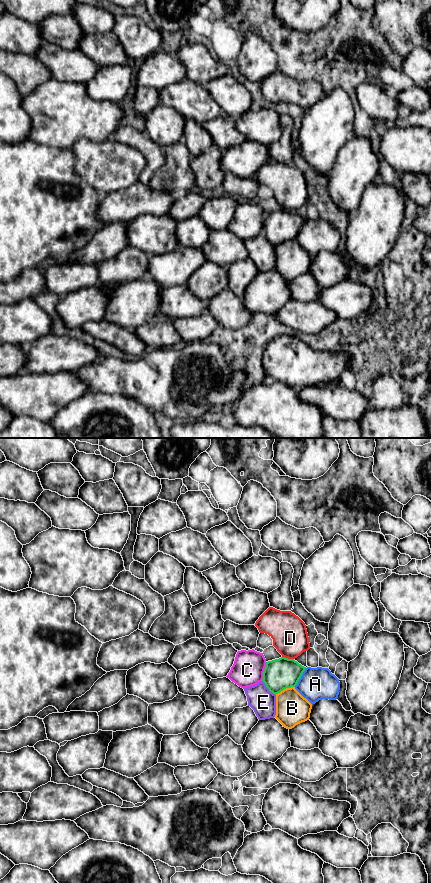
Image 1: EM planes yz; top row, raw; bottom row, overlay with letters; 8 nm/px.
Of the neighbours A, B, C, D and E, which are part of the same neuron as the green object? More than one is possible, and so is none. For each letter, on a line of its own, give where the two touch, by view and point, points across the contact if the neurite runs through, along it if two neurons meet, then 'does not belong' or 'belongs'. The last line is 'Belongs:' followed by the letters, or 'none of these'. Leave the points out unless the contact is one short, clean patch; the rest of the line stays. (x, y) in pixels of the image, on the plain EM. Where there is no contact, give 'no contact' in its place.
A: contact yz (300, 229); does not belong
B: contact yz (284, 240); does not belong
C: contact yz (264, 223); does not belong
D: contact yz (288, 211); does not belong
E: contact yz (267, 239); does not belong
Belongs: none of these

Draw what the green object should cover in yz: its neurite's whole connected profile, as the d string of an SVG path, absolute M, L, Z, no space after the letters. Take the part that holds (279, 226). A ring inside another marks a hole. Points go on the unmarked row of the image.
M281 209L266 214L262 233L276 247L286 240L295 239L305 221L294 211Z

